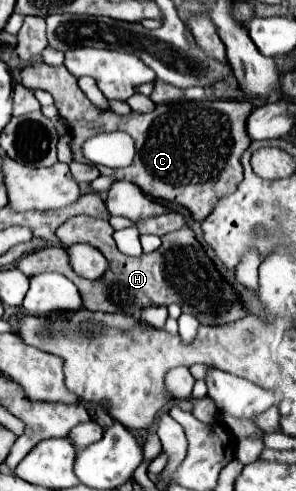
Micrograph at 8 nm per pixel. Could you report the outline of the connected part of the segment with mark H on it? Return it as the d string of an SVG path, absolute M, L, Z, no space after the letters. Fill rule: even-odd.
M74 216L66 220L58 228L58 238L64 246L72 246L76 242L86 242L102 250L102 254L108 260L108 270L98 280L86 280L78 278L74 270L68 264L68 256L64 248L42 248L34 250L28 256L18 260L18 268L26 272L28 276L36 276L42 272L60 272L66 278L70 278L82 294L82 300L88 310L94 312L124 312L130 316L138 316L140 310L148 306L170 306L172 302L178 302L182 312L192 314L200 324L208 326L220 326L234 320L244 318L248 312L244 304L240 302L238 292L220 276L214 262L208 258L204 246L194 238L194 232L190 228L182 228L170 234L162 236L162 246L156 252L142 254L138 258L126 256L118 250L112 234L114 228L108 224L108 220L98 220L92 216Z

